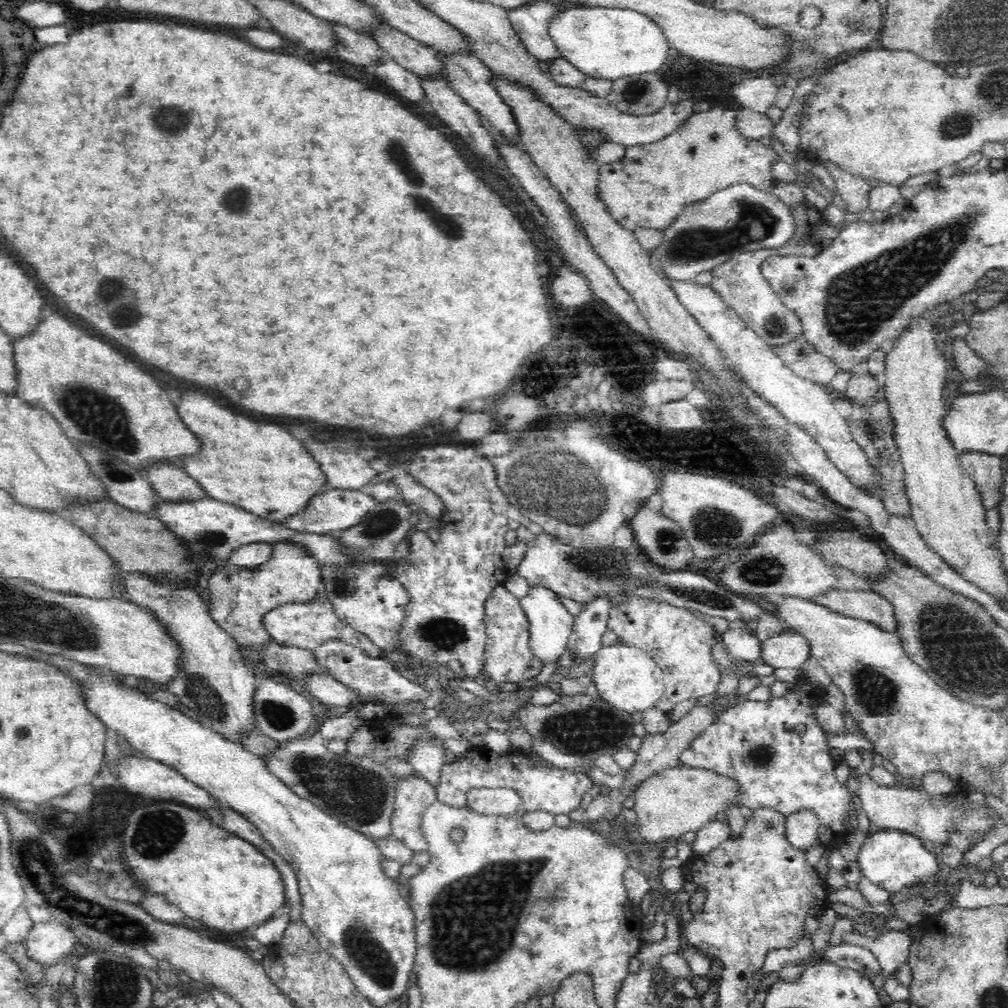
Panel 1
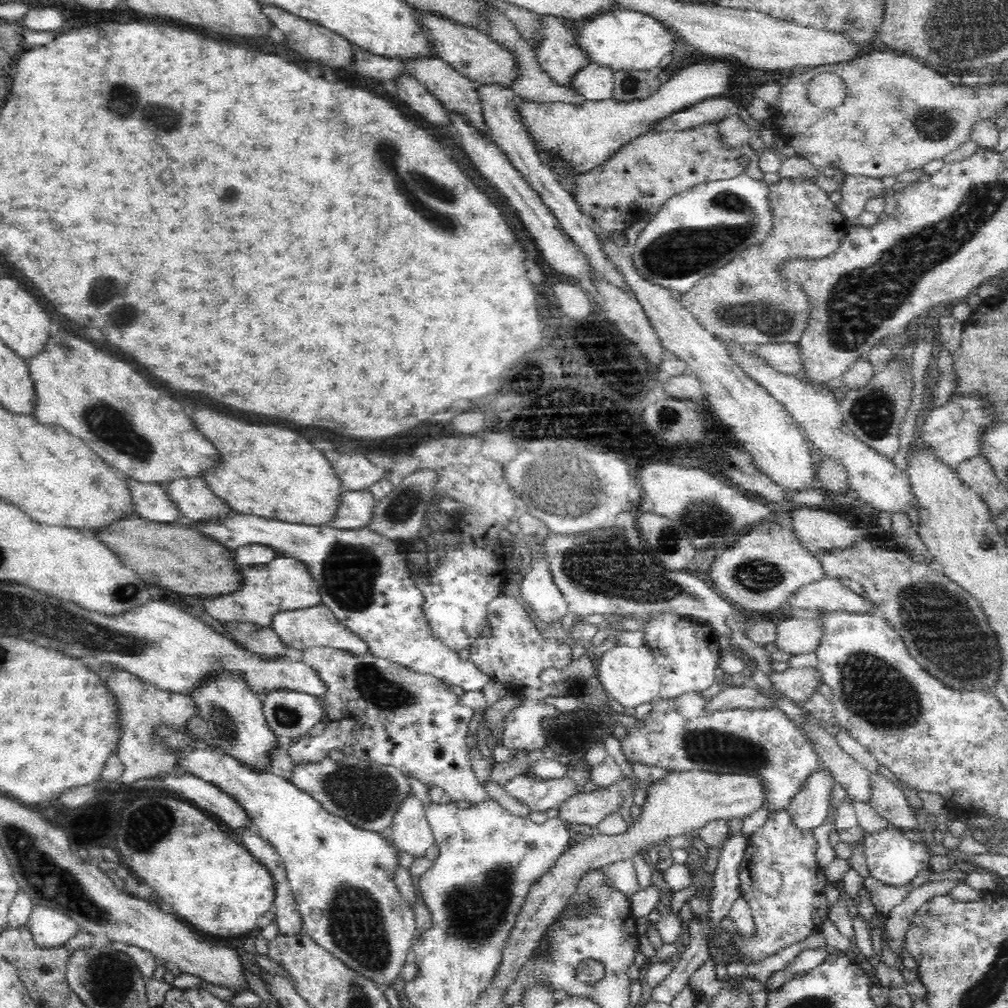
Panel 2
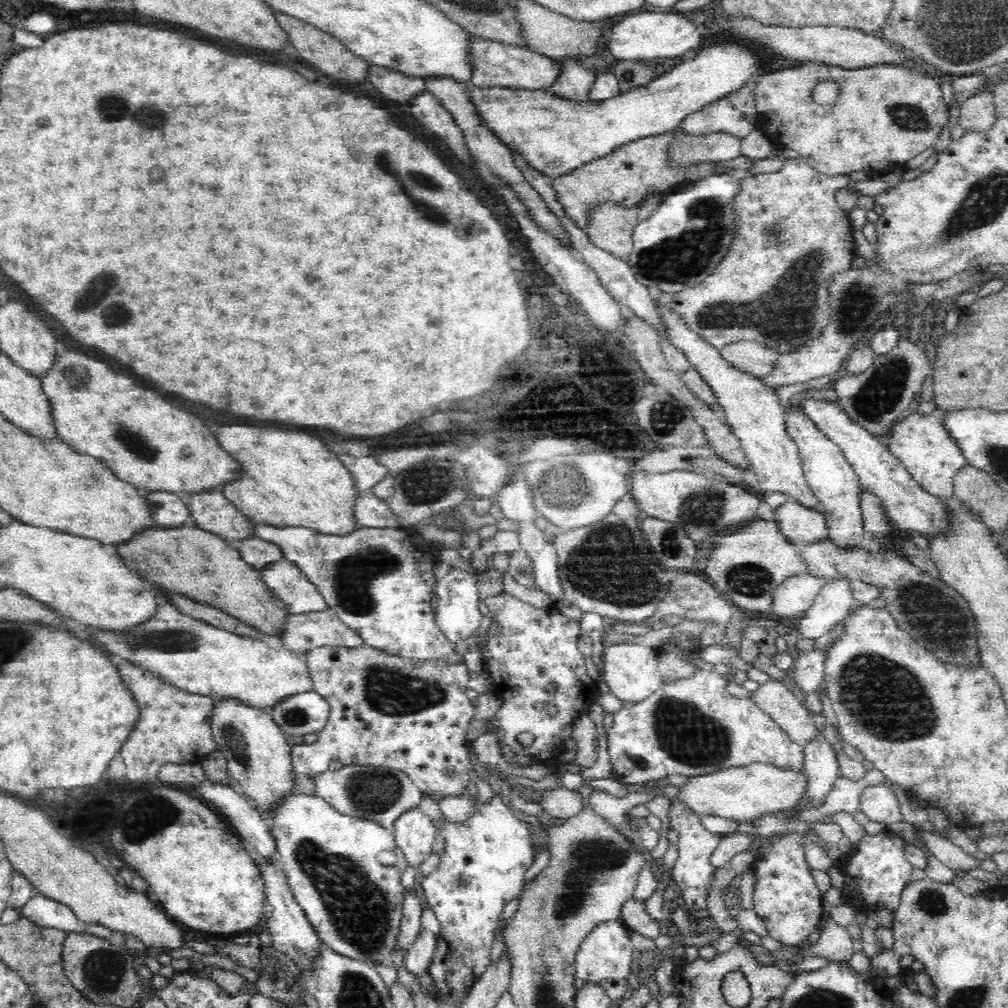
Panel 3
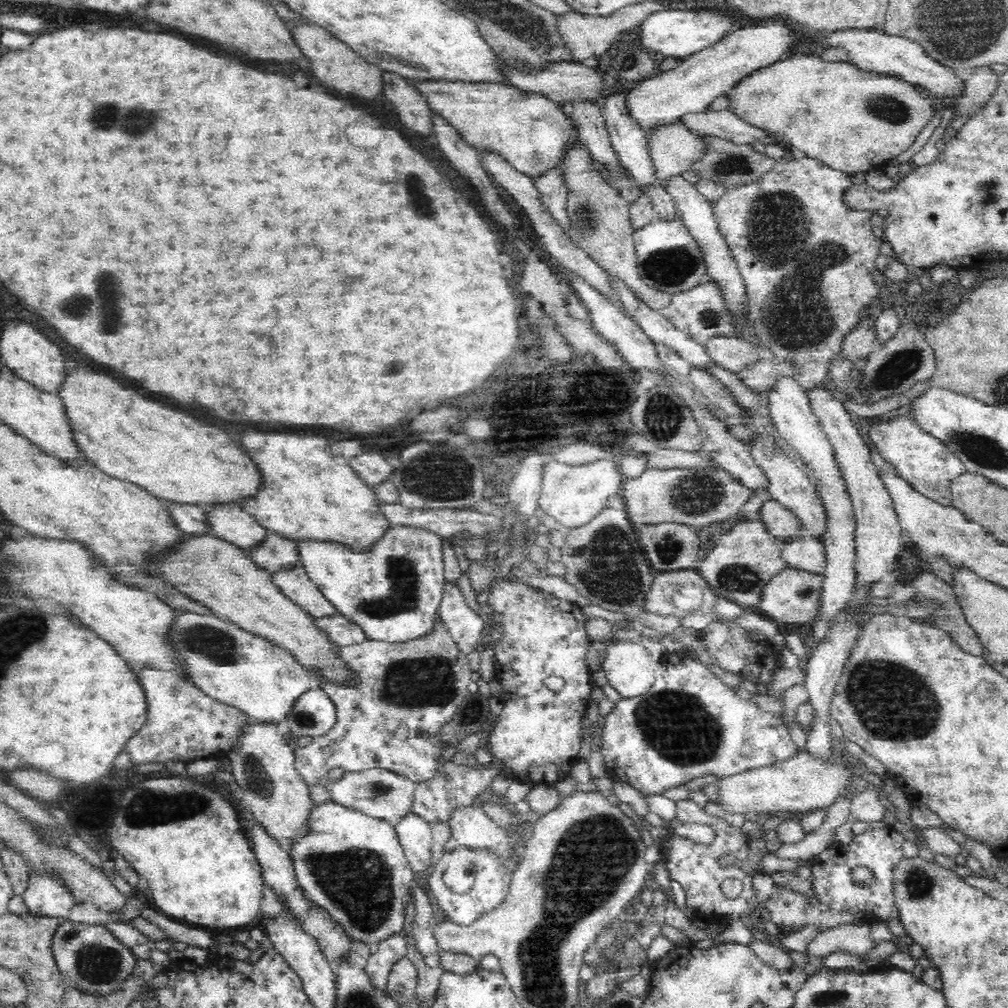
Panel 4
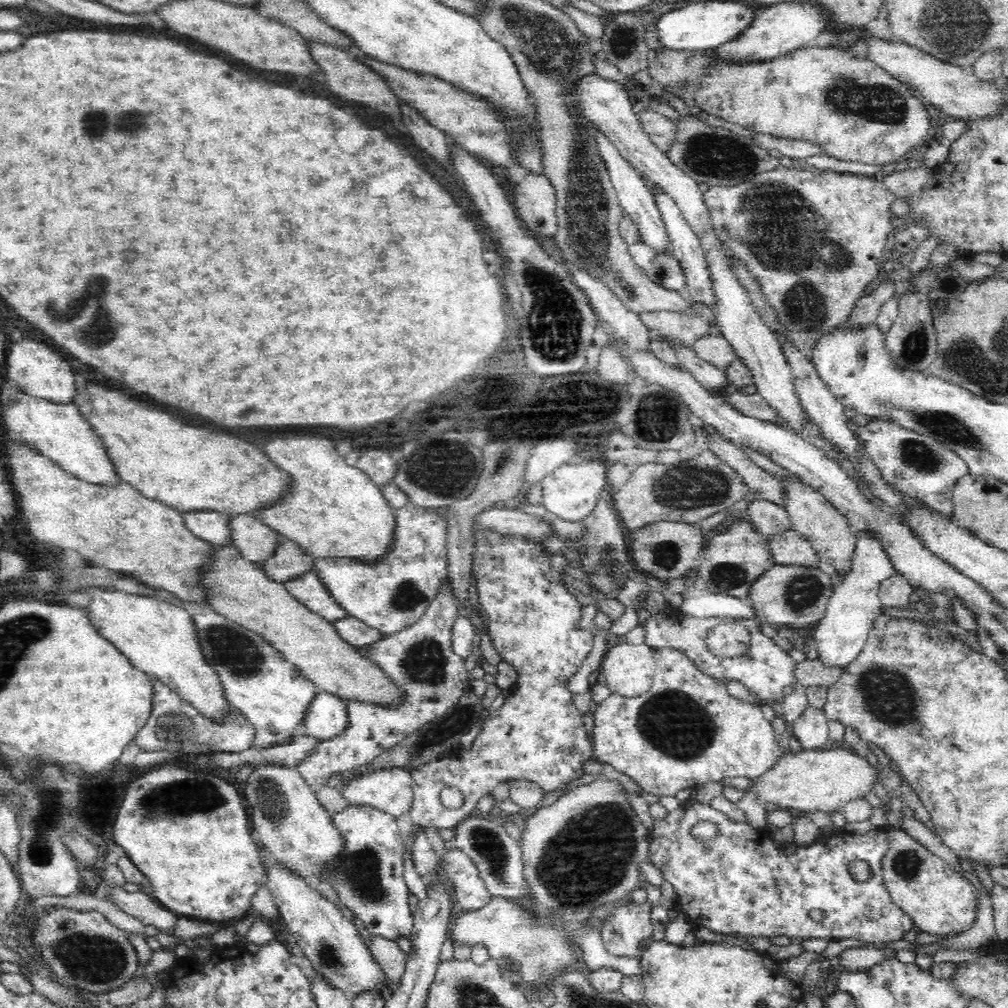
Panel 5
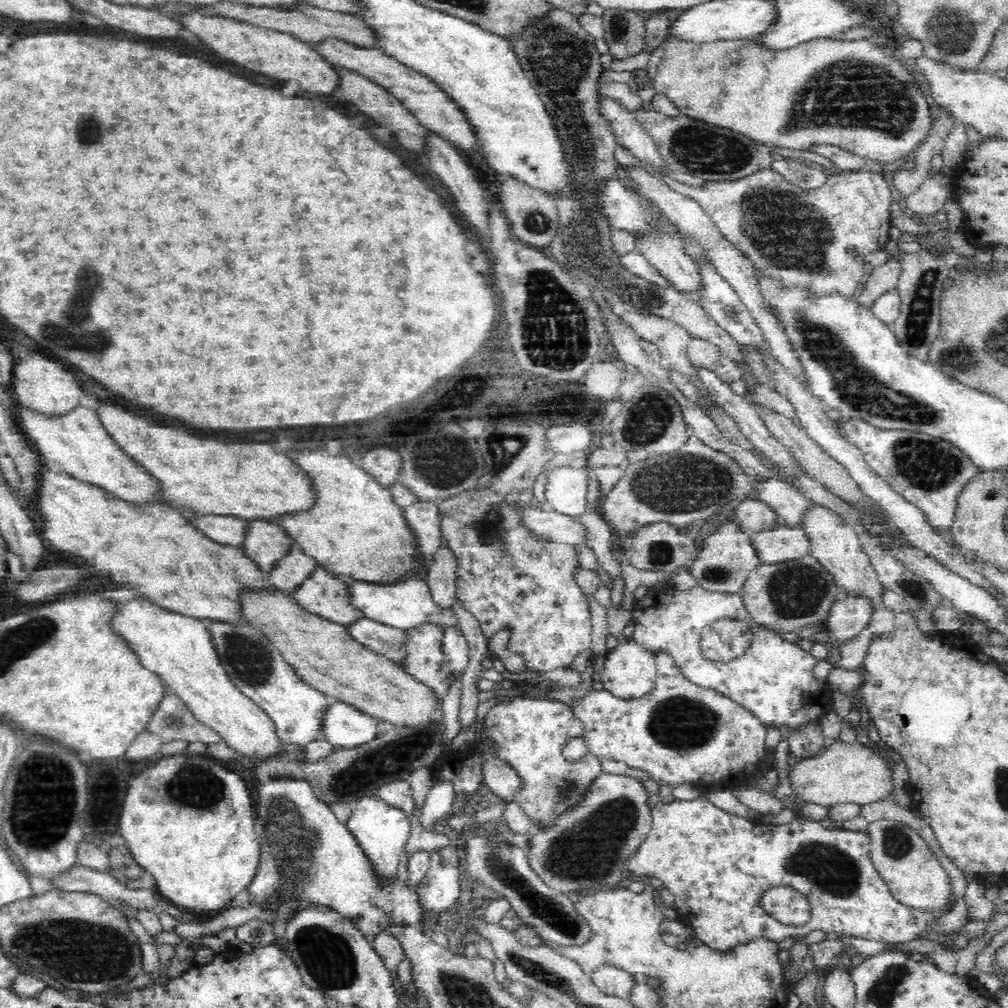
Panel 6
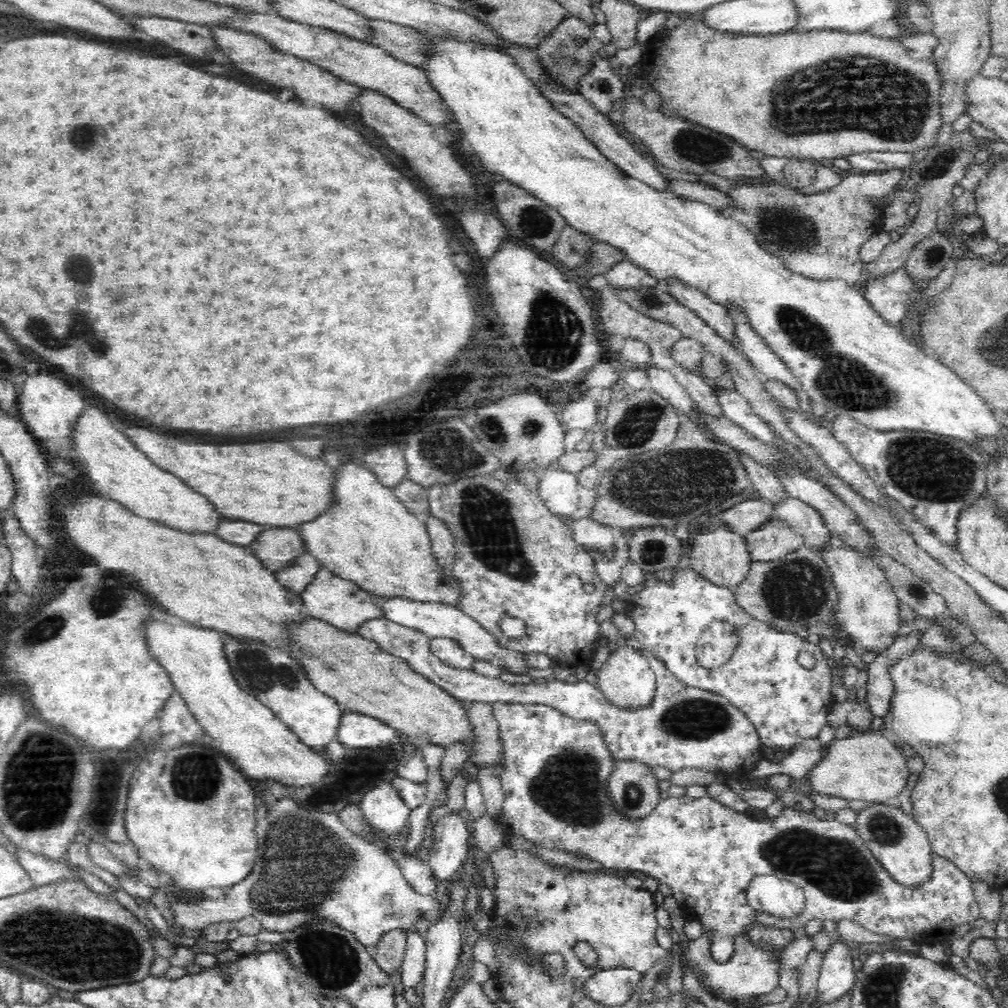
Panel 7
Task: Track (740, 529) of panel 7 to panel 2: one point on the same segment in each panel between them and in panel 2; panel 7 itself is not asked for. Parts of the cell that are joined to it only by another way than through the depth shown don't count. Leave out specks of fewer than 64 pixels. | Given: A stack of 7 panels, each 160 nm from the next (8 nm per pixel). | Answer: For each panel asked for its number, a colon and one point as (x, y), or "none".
2: (818, 530)
3: (801, 526)
4: (780, 523)
5: (767, 518)
6: (752, 516)

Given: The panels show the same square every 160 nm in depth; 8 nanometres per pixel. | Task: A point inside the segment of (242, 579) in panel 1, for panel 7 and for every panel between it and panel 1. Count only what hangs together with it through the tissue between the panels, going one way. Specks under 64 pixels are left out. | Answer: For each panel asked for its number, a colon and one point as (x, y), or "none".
2: (284, 584)
3: (285, 579)
4: (295, 584)
5: (310, 590)
6: (323, 594)
7: (340, 603)

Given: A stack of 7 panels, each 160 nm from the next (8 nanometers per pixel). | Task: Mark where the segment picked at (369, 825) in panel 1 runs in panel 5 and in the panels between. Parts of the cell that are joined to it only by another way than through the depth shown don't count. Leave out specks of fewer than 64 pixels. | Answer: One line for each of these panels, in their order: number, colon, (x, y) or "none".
2: (368, 794)
3: (381, 794)
4: (380, 793)
5: (391, 790)

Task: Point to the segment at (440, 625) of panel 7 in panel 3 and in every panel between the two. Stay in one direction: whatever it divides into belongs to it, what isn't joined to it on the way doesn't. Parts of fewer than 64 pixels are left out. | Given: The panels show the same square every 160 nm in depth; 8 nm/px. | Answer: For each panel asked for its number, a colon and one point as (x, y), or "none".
3: (379, 581)
4: (393, 591)
5: (392, 595)
6: (408, 604)

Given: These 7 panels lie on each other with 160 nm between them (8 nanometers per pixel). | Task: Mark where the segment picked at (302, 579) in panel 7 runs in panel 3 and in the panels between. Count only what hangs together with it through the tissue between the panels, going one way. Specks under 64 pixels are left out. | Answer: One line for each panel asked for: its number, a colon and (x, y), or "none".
3: (256, 551)
4: (276, 554)
5: (290, 561)
6: (289, 573)

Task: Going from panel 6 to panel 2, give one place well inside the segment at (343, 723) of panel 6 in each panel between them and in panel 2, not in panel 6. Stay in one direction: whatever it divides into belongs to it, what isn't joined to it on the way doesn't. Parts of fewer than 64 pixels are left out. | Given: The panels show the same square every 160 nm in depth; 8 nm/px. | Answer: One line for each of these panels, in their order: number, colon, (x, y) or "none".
2: (291, 715)
3: (308, 712)
4: (315, 714)
5: (328, 717)

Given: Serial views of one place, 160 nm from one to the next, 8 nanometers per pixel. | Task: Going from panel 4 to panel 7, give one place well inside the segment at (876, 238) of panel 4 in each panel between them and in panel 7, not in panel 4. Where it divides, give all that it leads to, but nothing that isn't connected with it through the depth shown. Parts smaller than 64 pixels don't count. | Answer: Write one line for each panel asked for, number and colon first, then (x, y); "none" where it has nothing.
5: (814, 241)
6: (818, 239)
7: (820, 236)

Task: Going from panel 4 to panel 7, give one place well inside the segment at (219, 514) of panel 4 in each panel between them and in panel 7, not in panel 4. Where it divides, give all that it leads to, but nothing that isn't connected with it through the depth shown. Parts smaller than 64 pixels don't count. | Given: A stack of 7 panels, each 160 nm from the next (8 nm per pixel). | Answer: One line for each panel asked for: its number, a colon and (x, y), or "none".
5: (257, 542)
6: (265, 543)
7: (277, 547)

